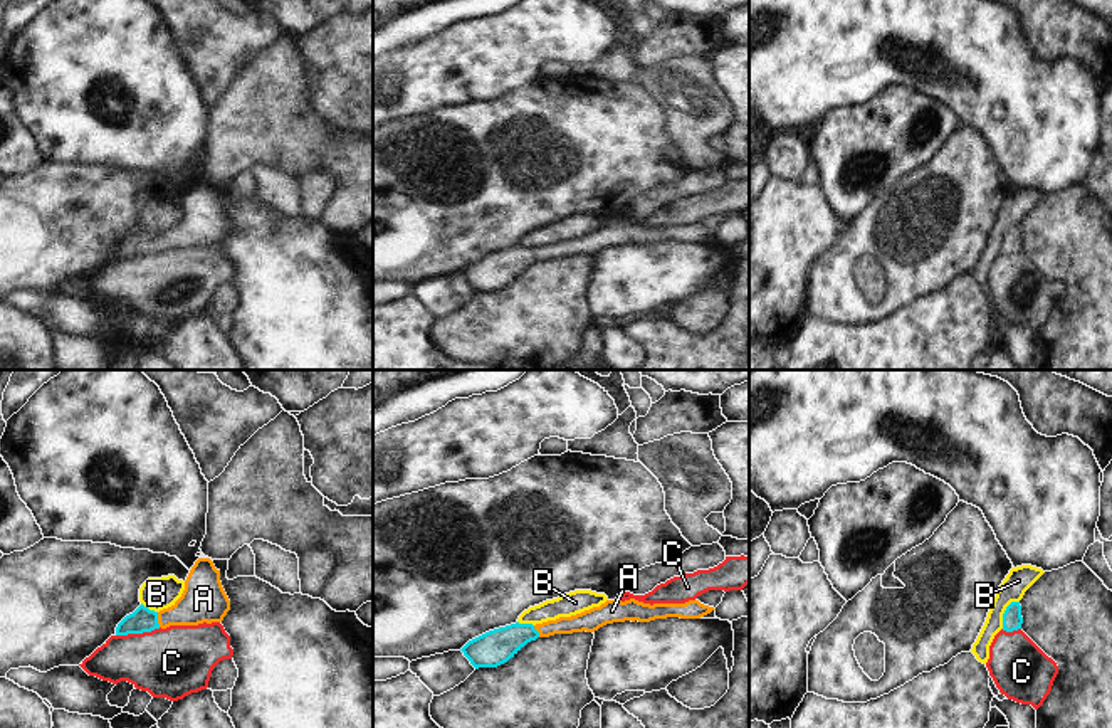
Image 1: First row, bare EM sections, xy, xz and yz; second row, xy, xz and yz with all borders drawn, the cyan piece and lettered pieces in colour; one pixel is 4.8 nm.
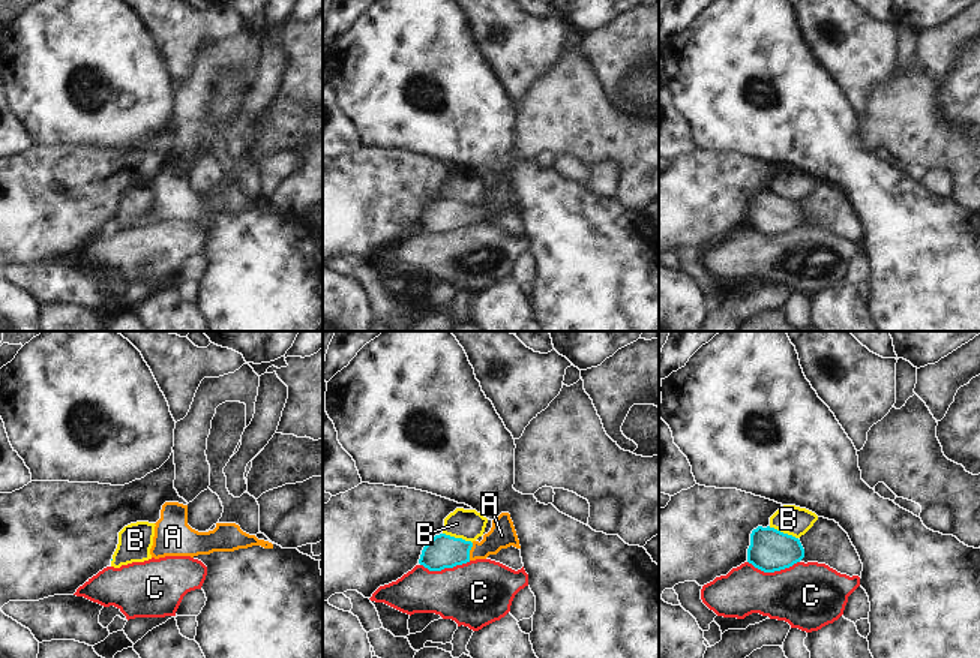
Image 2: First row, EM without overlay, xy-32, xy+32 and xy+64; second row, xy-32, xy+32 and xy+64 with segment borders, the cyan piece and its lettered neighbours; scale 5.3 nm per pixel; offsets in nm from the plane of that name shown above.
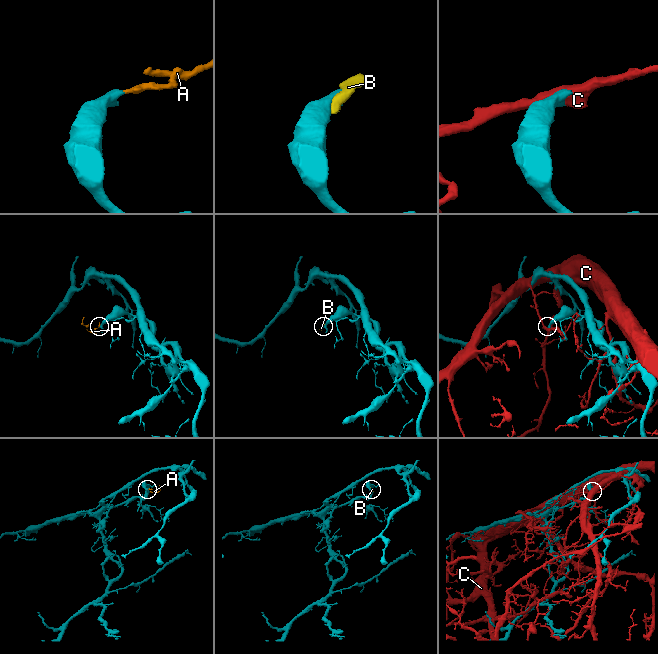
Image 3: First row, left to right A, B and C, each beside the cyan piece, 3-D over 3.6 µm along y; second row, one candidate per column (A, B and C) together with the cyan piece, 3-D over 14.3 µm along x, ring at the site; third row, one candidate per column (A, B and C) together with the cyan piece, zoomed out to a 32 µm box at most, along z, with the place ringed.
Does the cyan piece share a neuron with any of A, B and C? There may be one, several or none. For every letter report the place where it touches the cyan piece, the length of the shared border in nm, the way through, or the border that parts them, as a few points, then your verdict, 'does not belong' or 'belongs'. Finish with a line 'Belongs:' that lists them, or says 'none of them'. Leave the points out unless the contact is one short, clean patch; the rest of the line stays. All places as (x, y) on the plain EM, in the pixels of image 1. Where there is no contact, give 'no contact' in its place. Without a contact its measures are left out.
A: meets cyan in xy at (157, 242); contact 70 nm long; runs through xy (143, 242), (157, 242), (182, 237), (204, 222); belongs
B: meets cyan in yz at (1005, 236); contact 160 nm long; does not belong
C: meets cyan in xy at (138, 256); contact 220 nm long; does not belong
Belongs: A

